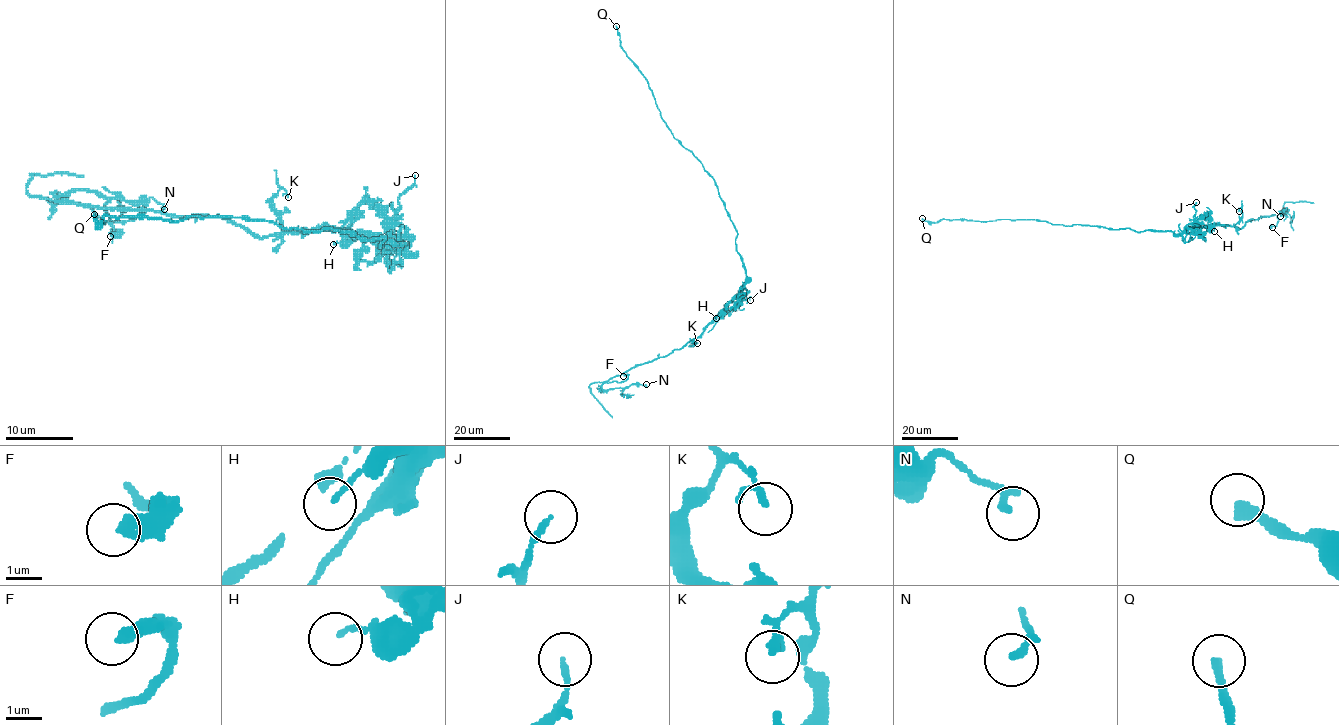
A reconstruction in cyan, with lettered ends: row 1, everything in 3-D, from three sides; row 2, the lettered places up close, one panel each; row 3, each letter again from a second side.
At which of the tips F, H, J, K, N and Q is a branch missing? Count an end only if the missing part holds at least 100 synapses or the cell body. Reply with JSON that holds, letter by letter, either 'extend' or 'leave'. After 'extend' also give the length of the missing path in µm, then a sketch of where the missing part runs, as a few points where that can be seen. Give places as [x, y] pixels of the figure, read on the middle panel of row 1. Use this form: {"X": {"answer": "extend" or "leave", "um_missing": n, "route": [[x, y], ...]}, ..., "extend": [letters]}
{"F": {"answer": "leave"}, "H": {"answer": "leave"}, "J": {"answer": "leave"}, "K": {"answer": "leave"}, "N": {"answer": "leave"}, "Q": {"answer": "leave"}, "extend": []}

